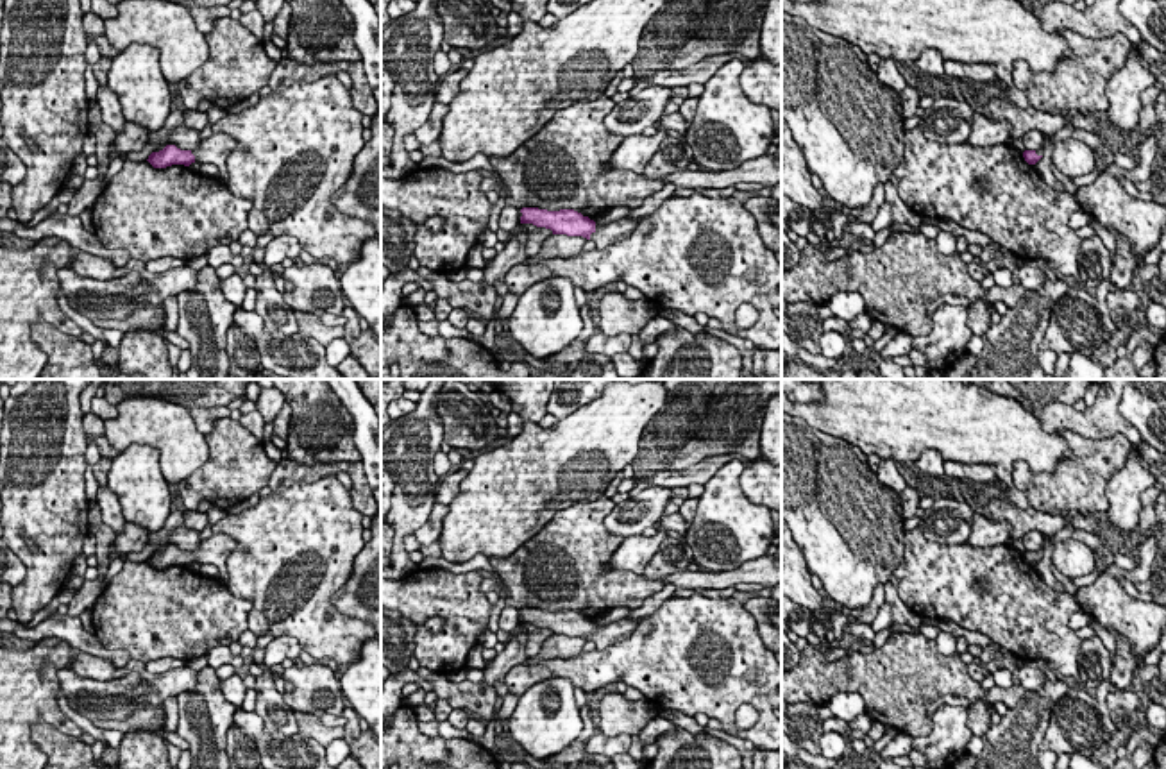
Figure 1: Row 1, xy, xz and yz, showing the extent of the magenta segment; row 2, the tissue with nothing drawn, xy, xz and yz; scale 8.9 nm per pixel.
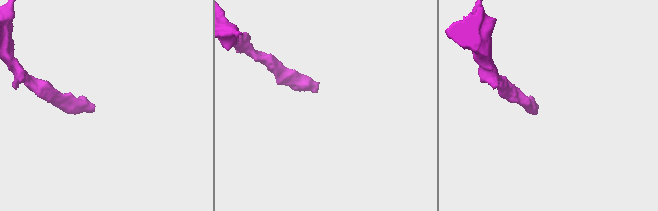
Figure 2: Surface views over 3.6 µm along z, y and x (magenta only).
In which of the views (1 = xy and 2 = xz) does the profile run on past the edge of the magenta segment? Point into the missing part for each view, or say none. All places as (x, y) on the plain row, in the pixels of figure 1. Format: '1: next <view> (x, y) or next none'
1: next xy (215, 549)
2: next xz (603, 637)

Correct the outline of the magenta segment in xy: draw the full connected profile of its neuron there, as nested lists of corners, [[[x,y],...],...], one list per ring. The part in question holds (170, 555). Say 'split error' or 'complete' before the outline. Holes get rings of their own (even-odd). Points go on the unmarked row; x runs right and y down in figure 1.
split error; [[[213,533],[209,538],[204,538],[200,542],[200,547],[195,551],[181,551],[175,545],[166,545],[163,551],[152,553],[147,562],[154,569],[166,569],[172,565],[190,567],[195,562],[200,565],[211,563],[220,570],[218,579],[227,585],[229,574],[225,560],[234,549],[234,538],[231,538],[229,535]]]

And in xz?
split error; [[[522,608],[520,613],[520,624],[545,628],[551,630],[553,635],[583,637],[596,644],[596,651],[603,651],[612,644],[626,640],[638,624],[638,619],[622,619],[601,628],[574,610],[547,612],[538,608]]]

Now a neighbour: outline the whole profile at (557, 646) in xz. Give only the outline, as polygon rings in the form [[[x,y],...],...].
[[[551,635],[542,642],[540,651],[528,658],[524,665],[537,665],[538,662],[551,658],[574,658],[583,653],[585,644],[587,638],[583,637]]]

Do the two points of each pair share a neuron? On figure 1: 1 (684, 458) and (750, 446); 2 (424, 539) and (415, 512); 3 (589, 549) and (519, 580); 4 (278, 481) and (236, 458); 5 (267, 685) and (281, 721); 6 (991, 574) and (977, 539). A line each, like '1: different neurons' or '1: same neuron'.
1: same neuron
2: different neurons
3: same neuron
4: different neurons
5: same neuron
6: different neurons

